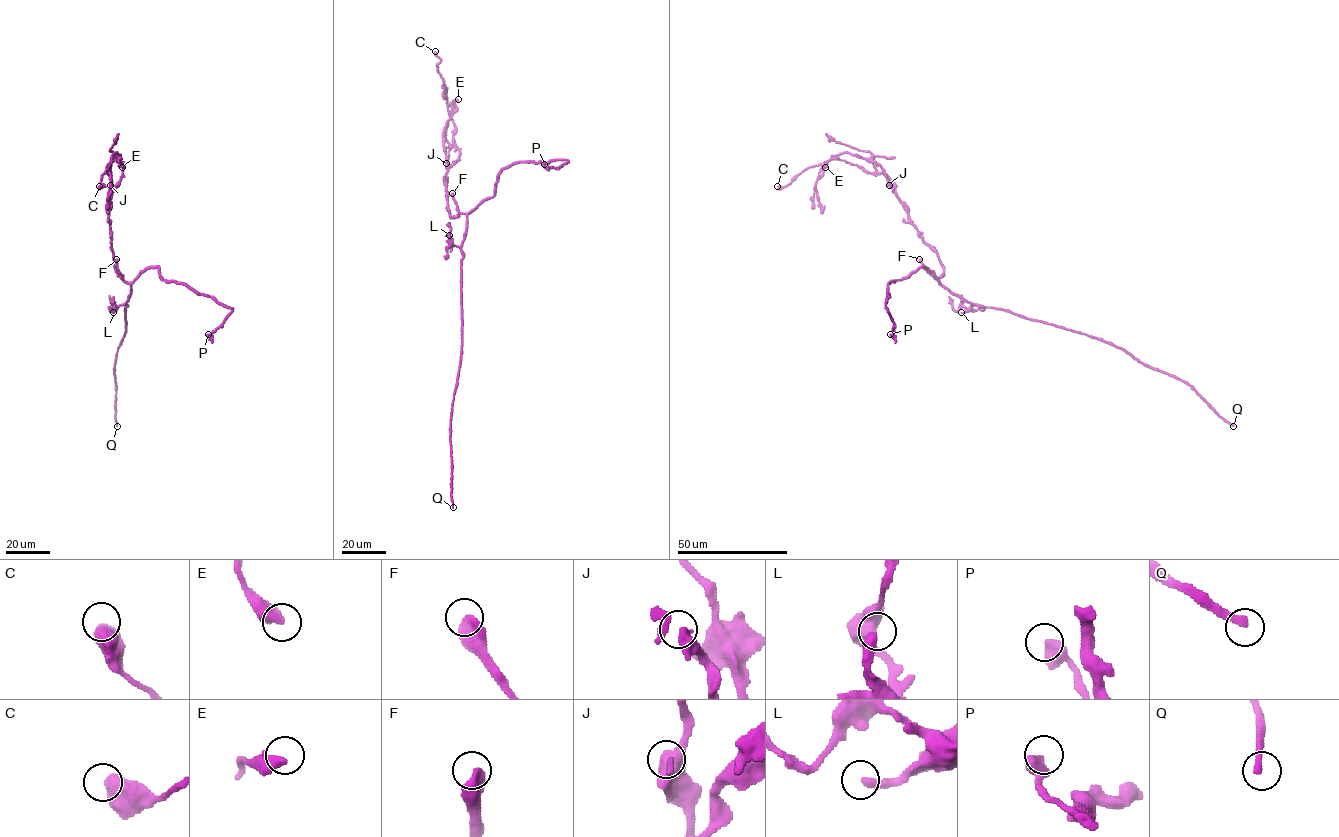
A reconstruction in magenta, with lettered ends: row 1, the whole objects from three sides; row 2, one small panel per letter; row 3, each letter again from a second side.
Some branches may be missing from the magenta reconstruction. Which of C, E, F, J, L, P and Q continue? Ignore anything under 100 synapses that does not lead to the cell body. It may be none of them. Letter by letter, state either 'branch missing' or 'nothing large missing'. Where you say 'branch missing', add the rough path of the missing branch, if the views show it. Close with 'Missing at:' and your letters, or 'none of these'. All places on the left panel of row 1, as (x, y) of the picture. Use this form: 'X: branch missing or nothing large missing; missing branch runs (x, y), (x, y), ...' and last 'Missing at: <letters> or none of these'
C: nothing large missing
E: nothing large missing
F: nothing large missing
J: nothing large missing
L: nothing large missing
P: nothing large missing
Q: branch missing
Missing at: Q

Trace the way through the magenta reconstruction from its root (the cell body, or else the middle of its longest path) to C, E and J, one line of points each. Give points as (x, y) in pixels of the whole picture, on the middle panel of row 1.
C: (464, 237), (467, 215), (451, 217), (448, 208), (445, 178), (459, 150), (435, 51)
E: (464, 237), (467, 215), (450, 216), (445, 184), (448, 164), (443, 130), (458, 99)
J: (464, 237), (467, 215), (459, 212), (451, 217), (448, 208), (446, 163)

